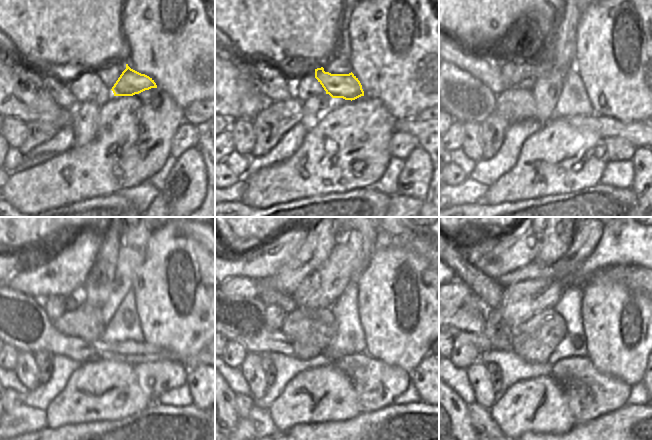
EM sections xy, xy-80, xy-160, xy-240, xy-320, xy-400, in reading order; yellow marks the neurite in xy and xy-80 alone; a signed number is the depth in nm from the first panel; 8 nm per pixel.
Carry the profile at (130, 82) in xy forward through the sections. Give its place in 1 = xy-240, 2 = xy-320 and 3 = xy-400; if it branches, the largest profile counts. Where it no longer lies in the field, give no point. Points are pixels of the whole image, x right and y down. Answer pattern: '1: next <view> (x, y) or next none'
1: next xy-240 (53, 306)
2: next xy-320 (275, 316)
3: next xy-400 (496, 330)

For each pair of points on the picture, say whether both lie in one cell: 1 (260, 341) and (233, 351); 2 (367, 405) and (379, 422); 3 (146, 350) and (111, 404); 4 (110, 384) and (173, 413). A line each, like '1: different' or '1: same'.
1: different
2: different
3: different
4: different

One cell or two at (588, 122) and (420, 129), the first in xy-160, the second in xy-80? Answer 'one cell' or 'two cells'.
one cell

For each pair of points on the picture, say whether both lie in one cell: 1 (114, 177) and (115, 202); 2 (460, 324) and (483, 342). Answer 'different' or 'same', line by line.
1: different
2: same

